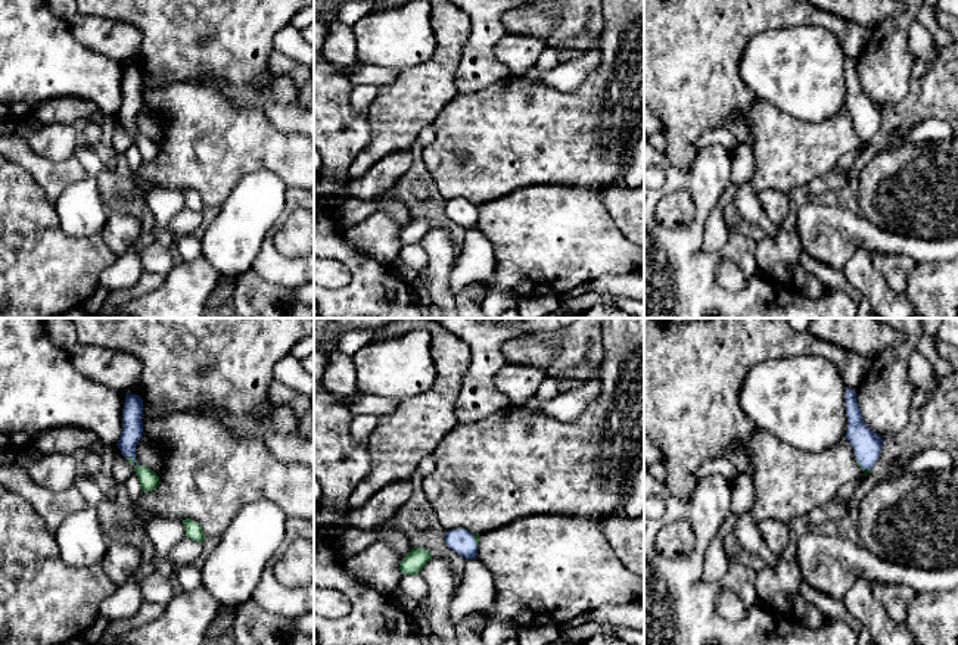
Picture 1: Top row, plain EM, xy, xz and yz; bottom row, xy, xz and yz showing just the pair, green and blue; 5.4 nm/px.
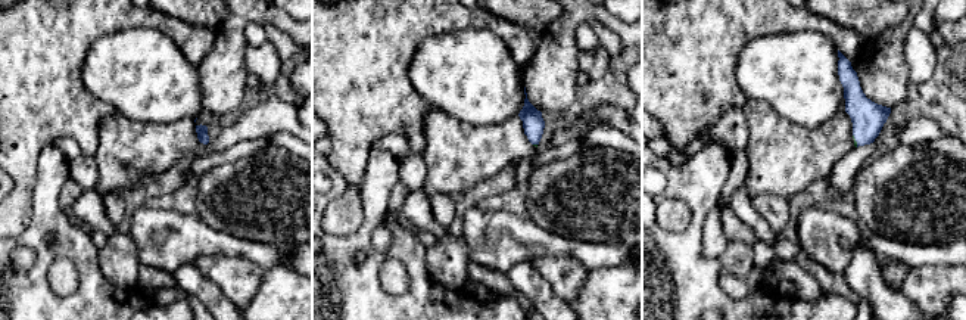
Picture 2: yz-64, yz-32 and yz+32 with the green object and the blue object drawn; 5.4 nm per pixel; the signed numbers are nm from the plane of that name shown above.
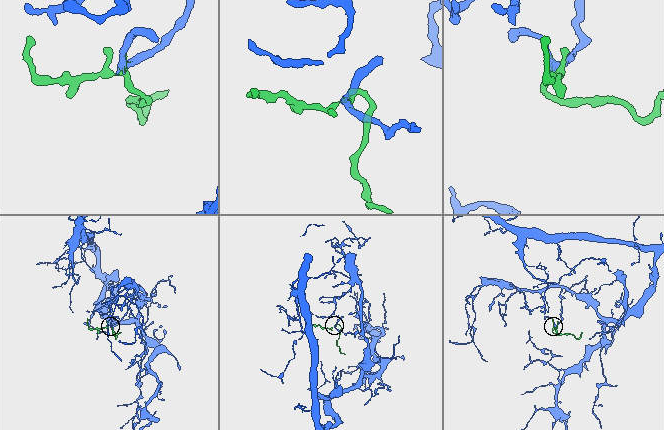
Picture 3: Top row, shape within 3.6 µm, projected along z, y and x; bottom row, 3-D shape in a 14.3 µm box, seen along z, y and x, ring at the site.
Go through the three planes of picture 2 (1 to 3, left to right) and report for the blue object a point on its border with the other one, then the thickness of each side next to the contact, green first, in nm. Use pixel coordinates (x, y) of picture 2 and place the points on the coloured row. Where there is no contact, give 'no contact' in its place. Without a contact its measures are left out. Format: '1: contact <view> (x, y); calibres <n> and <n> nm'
1: no contact
2: contact yz-32 (535, 145); calibres 20 and 120 nm
3: contact yz+32 (854, 140); calibres 20 and 180 nm

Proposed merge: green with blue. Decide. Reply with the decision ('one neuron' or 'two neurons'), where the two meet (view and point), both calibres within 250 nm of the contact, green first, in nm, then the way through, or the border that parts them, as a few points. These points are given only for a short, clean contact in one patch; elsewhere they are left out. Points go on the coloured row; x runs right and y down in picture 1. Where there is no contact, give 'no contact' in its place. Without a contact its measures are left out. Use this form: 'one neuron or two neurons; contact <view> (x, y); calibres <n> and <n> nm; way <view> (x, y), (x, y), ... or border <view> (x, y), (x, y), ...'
one neuron; contact yz (859, 466); calibres 20 and 160 nm; way yz (857, 461), (859, 466), (865, 460), (867, 445)

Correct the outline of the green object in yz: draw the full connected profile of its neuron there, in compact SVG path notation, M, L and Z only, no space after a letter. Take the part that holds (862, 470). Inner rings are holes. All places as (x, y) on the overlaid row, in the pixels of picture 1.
M846 387L846 412L849 421L846 439L853 448L858 467L870 473L880 457L883 437L864 423L856 393L849 387Z

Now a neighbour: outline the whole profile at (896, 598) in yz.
M874 582L873 593L892 620L906 623L908 608L917 595L909 586Z

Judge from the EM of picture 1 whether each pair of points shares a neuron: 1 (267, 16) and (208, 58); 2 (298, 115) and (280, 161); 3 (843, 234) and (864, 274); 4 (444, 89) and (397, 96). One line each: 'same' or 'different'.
1: same
2: different
3: different
4: same

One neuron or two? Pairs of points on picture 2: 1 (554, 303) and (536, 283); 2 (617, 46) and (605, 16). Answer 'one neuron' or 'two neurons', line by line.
1: one neuron
2: two neurons

